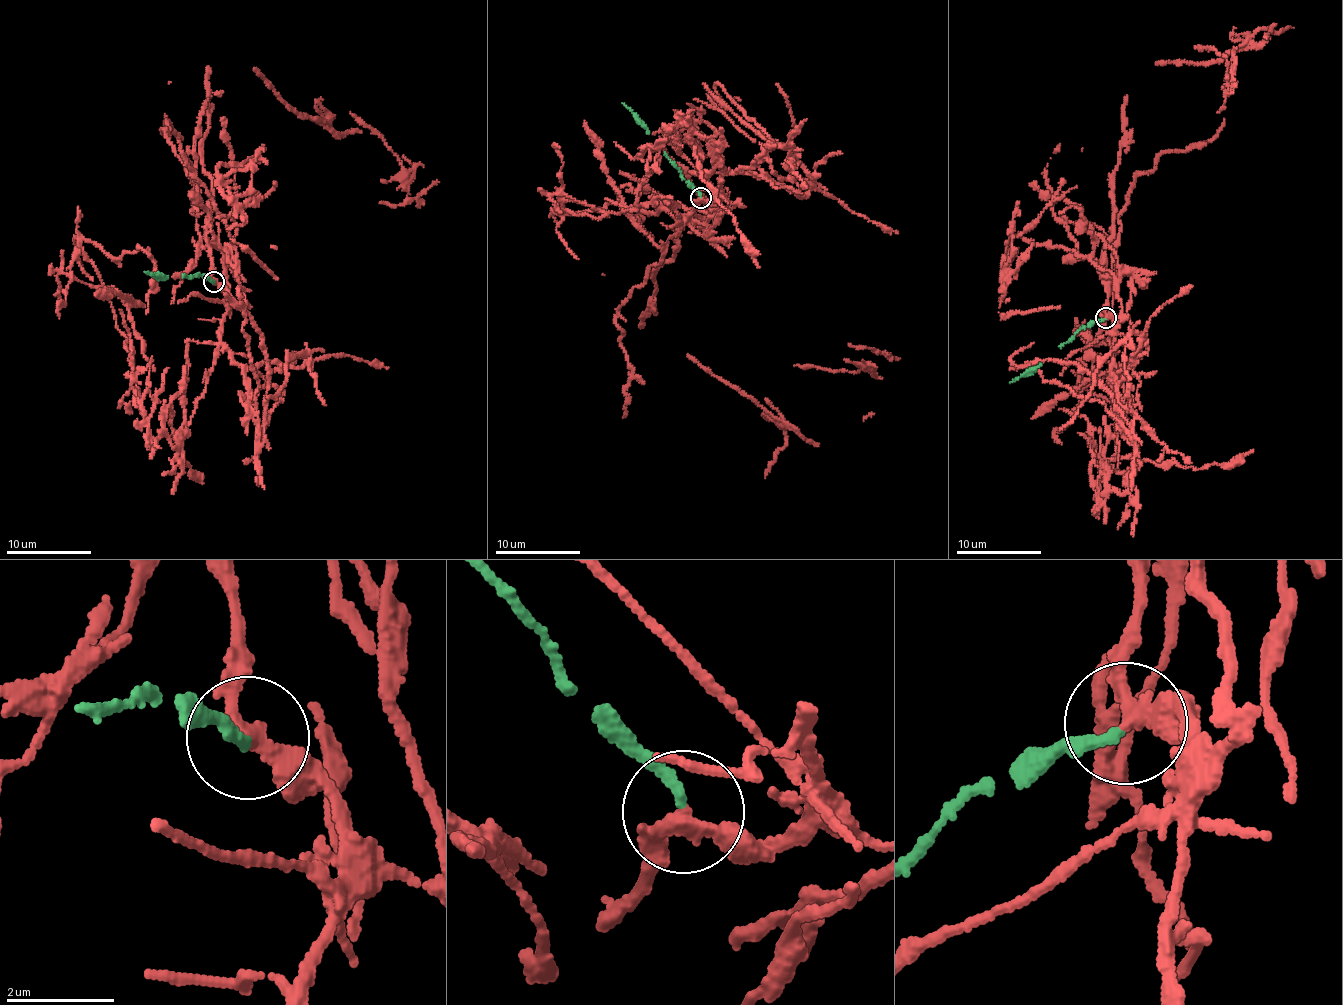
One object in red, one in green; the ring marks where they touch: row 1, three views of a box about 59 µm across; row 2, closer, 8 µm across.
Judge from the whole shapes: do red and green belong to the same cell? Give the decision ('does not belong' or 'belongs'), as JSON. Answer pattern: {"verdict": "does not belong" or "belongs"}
{"verdict": "does not belong"}

